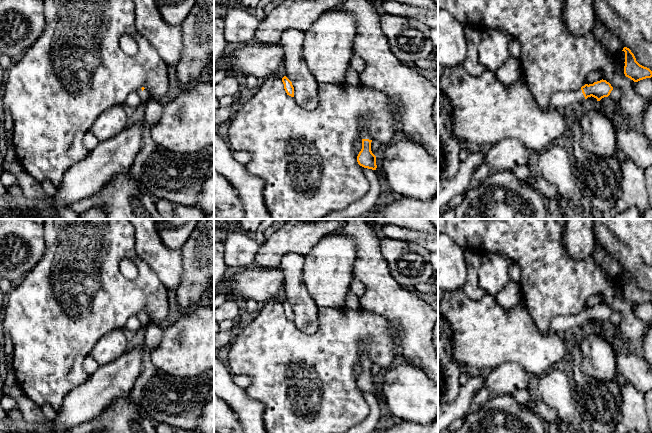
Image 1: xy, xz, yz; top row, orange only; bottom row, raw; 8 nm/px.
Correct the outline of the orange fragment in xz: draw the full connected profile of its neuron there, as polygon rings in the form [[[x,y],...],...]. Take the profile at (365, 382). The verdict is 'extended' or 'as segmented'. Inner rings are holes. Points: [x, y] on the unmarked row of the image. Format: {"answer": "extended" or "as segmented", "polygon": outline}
{"answer": "extended", "polygon": [[[365,343],[361,344],[359,351],[362,354],[362,373],[357,380],[357,386],[364,392],[376,394],[376,380],[371,375],[371,366],[373,362],[368,358]]]}

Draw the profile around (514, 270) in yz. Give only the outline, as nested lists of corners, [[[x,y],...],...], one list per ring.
[[[510,262],[509,278],[515,282],[519,282],[521,277],[521,269],[518,264]]]

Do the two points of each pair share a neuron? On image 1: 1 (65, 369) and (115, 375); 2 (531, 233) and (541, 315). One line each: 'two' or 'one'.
1: two
2: one

